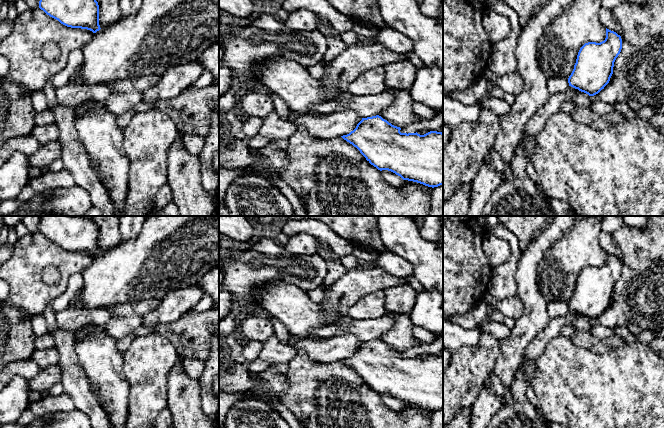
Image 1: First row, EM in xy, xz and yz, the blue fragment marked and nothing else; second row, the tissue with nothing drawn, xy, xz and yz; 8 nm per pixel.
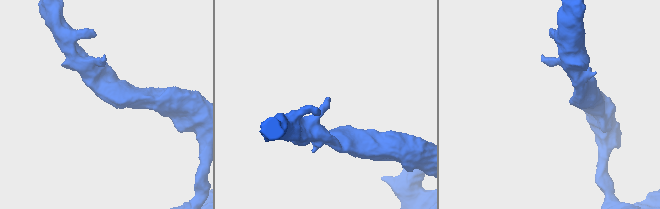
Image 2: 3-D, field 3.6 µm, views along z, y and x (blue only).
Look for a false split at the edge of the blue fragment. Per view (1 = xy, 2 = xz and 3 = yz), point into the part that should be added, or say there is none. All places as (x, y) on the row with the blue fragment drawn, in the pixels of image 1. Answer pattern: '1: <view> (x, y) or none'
1: none
2: none
3: none

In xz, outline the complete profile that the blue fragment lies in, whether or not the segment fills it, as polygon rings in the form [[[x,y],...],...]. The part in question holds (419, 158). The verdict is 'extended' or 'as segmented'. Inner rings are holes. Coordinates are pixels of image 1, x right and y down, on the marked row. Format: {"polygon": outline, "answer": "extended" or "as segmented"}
{"polygon": [[[376,115],[362,118],[353,131],[341,137],[356,147],[380,171],[388,170],[403,180],[432,188],[443,185],[443,133],[430,131],[420,135],[417,132],[401,133],[400,130],[400,127]]], "answer": "as segmented"}

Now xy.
{"polygon": [[[40,0],[39,8],[71,28],[99,31],[99,5],[96,0]]], "answer": "as segmented"}

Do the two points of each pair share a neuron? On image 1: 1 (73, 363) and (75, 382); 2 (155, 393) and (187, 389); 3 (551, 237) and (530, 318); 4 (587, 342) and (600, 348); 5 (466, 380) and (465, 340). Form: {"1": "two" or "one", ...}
{"1": "one", "2": "two", "3": "one", "4": "one", "5": "two"}

